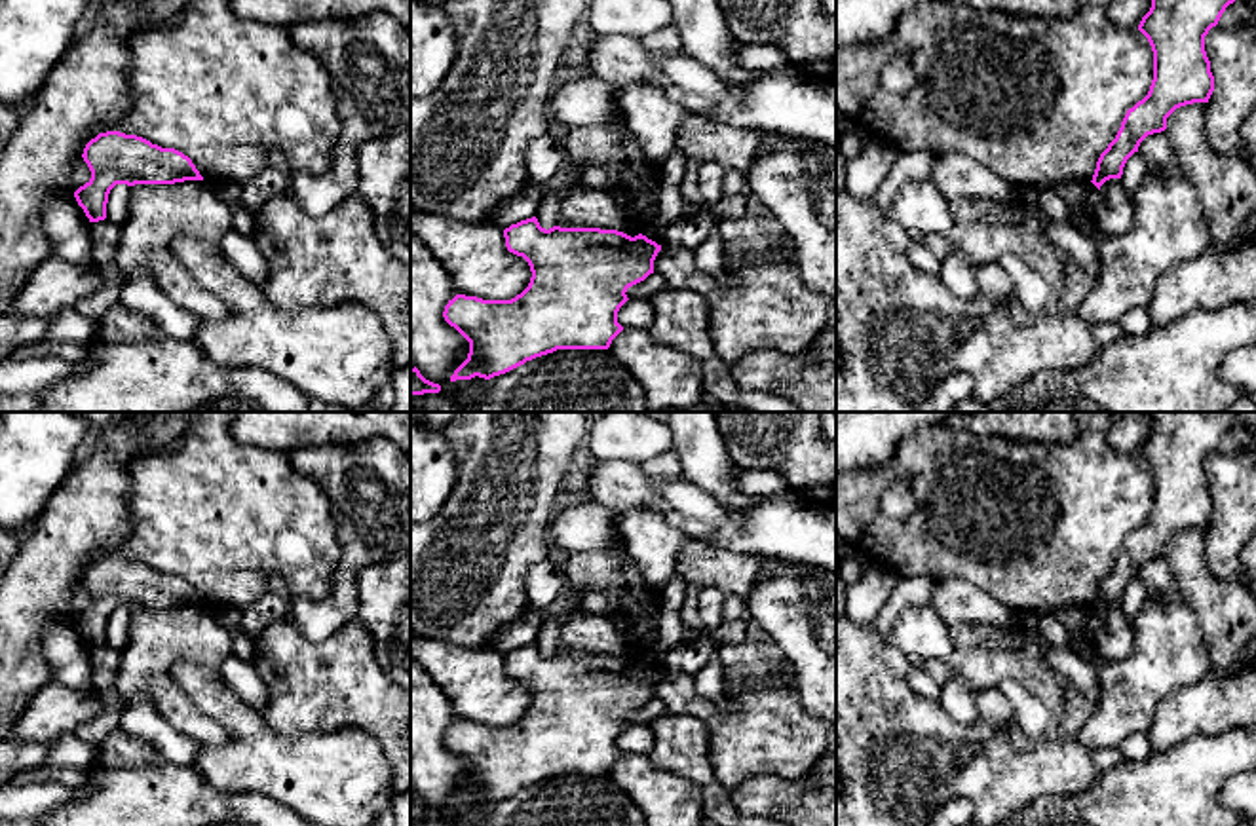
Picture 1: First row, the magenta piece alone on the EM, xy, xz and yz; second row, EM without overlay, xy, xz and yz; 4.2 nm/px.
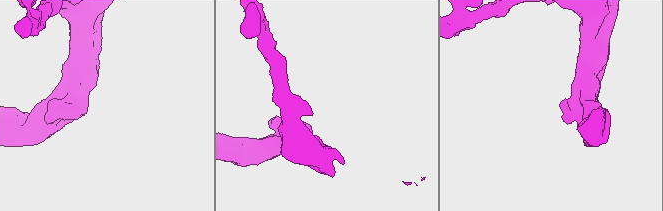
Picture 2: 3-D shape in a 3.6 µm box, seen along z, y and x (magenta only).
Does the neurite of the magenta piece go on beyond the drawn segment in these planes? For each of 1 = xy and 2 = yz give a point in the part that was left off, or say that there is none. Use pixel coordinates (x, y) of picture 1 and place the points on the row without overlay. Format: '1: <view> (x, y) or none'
1: none
2: none

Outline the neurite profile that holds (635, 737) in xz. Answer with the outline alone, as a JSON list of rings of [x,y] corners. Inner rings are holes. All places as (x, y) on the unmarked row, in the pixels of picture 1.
[[[631,723],[618,737],[618,748],[623,754],[650,754],[652,750],[652,733],[648,723]]]

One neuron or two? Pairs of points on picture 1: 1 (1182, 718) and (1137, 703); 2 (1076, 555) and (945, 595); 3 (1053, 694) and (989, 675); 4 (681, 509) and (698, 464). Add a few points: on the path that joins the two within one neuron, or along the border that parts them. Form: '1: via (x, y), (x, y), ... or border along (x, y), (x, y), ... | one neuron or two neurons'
1: border along (1194, 684), (1173, 690), (1158, 705), (1146, 733) | two neurons
2: border along (937, 580), (970, 580), (1013, 610) | two neurons
3: via (1038, 678), (1030, 671), (1004, 671) | one neuron
4: border along (681, 475), (711, 492), (728, 507) | two neurons

